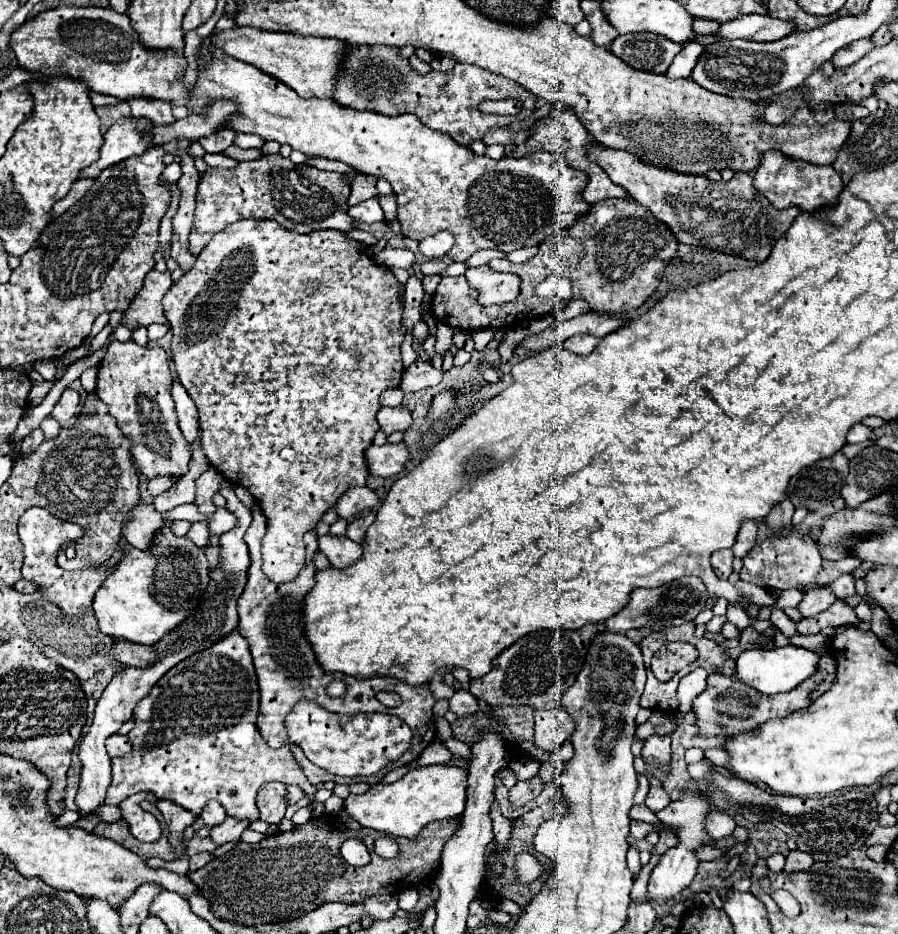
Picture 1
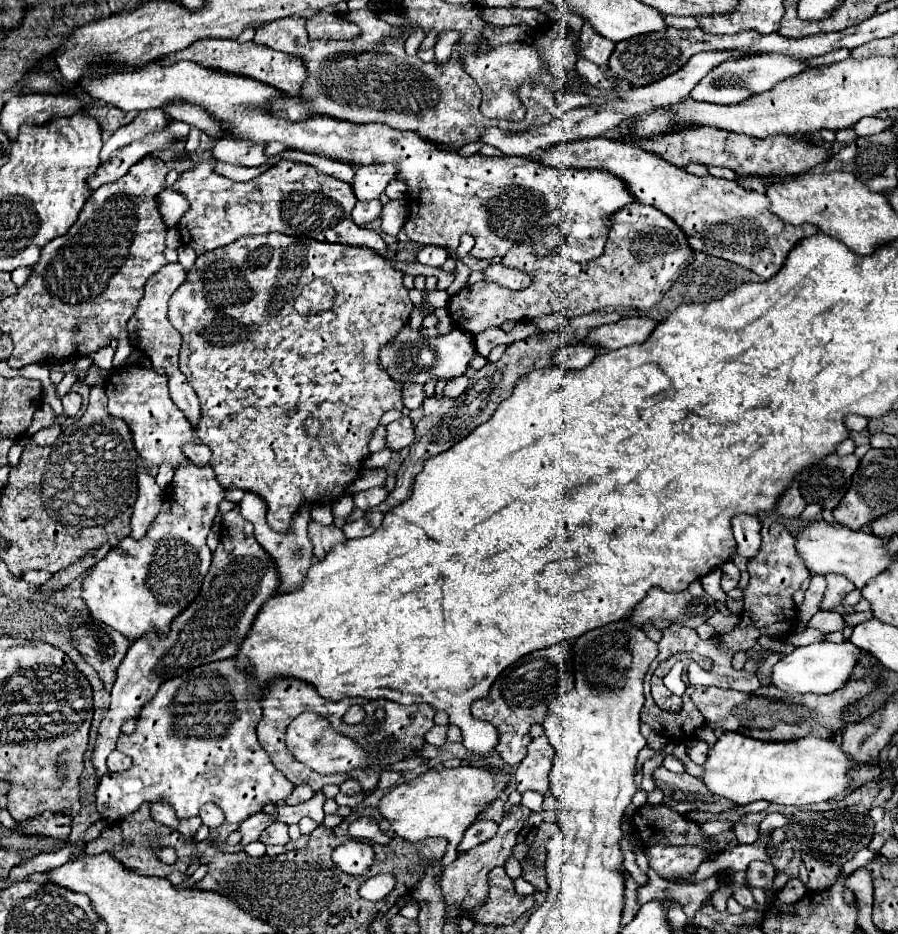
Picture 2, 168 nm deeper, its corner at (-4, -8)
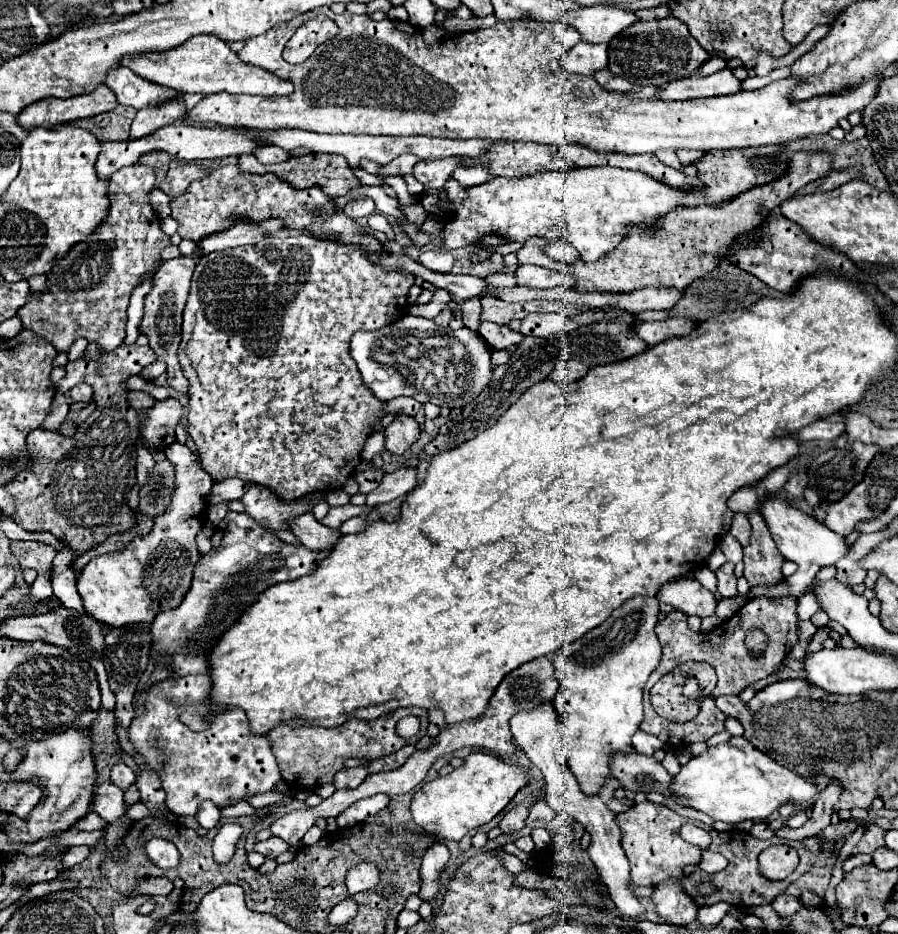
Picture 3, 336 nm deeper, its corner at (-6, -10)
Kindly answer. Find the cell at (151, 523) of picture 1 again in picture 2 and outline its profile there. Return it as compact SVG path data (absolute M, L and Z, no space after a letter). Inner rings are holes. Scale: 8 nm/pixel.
M143 466L137 470L139 478L139 496L131 514L131 538L141 540L163 504L163 490L155 484L155 478Z

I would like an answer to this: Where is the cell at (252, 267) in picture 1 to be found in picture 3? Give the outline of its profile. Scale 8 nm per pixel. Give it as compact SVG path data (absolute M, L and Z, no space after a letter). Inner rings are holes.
M269 236L269 238L263 238L263 240L261 240L259 244L255 244L255 246L227 248L227 250L219 250L219 252L201 256L201 258L199 258L199 264L197 264L197 268L195 268L195 274L193 274L191 294L189 294L189 300L187 300L187 306L185 306L185 314L183 314L183 328L191 328L191 332L189 332L189 334L183 334L181 346L183 346L185 358L189 360L189 364L191 364L191 368L193 368L193 372L189 372L189 364L183 364L183 370L185 370L187 378L191 380L191 384L189 384L189 394L187 394L187 398L189 398L189 414L187 414L189 424L187 424L187 432L189 432L189 436L193 438L193 442L195 442L195 446L197 446L197 454L199 454L199 458L201 458L201 464L203 464L205 472L209 472L217 482L223 480L223 478L233 476L233 478L241 478L243 482L261 484L261 486L269 488L269 490L273 490L283 502L293 502L293 500L297 500L297 498L301 498L301 496L315 494L315 492L331 492L331 490L343 488L345 482L347 482L347 478L351 478L351 476L355 474L355 470L357 470L357 466L359 466L359 462L361 462L361 448L363 448L365 440L371 436L371 424L379 422L379 414L383 414L383 402L377 400L377 398L369 392L369 388L365 388L365 386L361 384L361 374L357 372L357 368L355 368L355 364L353 364L353 358L349 356L349 340L351 340L351 336L353 336L355 332L359 332L359 330L379 330L379 328L387 326L389 322L395 322L397 318L401 318L401 316L405 314L405 300L407 300L407 296L409 296L409 288L413 286L413 280L415 280L415 276L409 274L409 272L405 272L405 270L383 270L379 264L375 264L373 260L369 260L367 250L365 250L363 246L359 246L359 244L341 244L341 242L333 242L333 240L315 240L315 238L309 238L309 236L289 236L287 240Z

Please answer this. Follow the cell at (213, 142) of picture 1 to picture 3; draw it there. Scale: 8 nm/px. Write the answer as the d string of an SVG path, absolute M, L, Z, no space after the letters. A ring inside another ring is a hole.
M265 146L265 148L259 148L257 152L253 152L261 164L275 164L275 162L285 162L291 158L291 154L283 148L277 148L277 146Z

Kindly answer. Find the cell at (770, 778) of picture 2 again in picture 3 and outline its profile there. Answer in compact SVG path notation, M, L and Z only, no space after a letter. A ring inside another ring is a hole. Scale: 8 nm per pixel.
M735 736L731 742L711 746L681 766L669 782L669 792L671 802L683 808L701 810L711 816L711 820L739 824L743 820L761 822L789 800L809 804L817 792L817 784L811 778L789 772L763 752L757 752L743 736Z

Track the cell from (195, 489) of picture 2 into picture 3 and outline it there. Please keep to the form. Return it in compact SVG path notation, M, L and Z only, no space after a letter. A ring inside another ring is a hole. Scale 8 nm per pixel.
M173 442L163 452L167 460L175 464L177 488L165 514L155 520L151 534L135 538L123 550L91 558L77 574L77 590L83 608L101 624L115 628L137 622L151 624L159 612L181 604L193 580L193 568L201 558L195 536L201 530L199 520L207 516L207 496L213 480L203 468L199 468L197 456L185 444Z

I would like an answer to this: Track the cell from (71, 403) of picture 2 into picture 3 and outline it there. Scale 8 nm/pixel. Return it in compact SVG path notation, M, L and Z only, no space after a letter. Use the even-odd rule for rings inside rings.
M83 382L83 384L77 384L75 388L71 388L69 394L71 394L73 402L81 402L81 400L89 400L93 396L93 388Z

